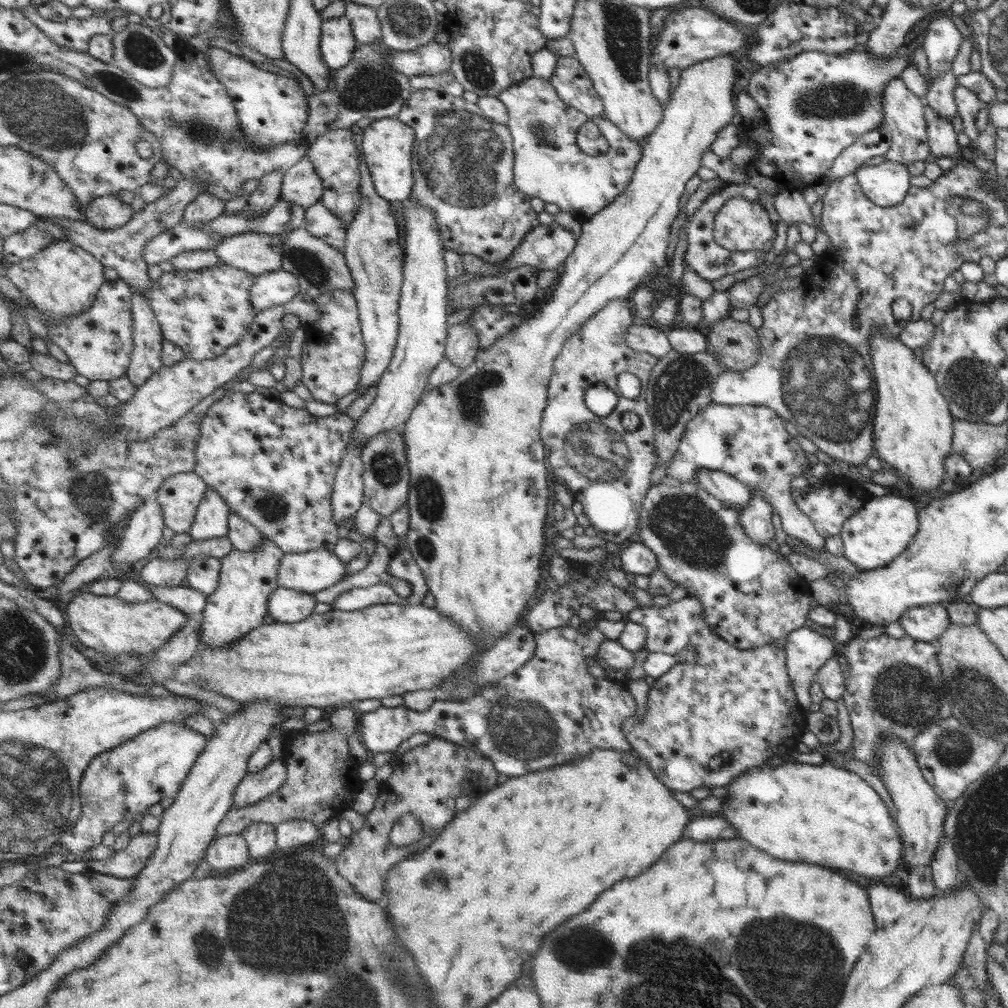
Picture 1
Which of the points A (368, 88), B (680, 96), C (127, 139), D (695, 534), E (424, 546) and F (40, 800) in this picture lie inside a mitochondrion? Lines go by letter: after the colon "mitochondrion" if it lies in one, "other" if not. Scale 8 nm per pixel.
A: mitochondrion
B: other
C: other
D: mitochondrion
E: mitochondrion
F: mitochondrion

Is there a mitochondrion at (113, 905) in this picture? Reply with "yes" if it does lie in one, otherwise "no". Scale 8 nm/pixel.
no

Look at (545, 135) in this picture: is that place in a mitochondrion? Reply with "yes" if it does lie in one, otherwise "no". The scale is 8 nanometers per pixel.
yes

